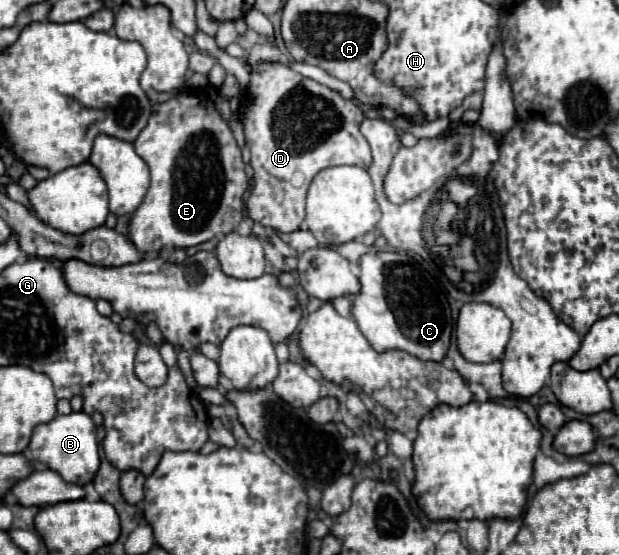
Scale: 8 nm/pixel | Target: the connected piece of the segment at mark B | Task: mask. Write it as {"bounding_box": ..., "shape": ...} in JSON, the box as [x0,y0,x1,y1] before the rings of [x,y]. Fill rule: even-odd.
{"bounding_box":[28,412,100,486],"shape":[[[70,412],[58,414],[48,424],[38,424],[32,432],[28,452],[34,460],[46,464],[50,470],[56,470],[66,482],[76,482],[80,486],[88,484],[100,466],[96,426],[92,416],[86,412]]]}

